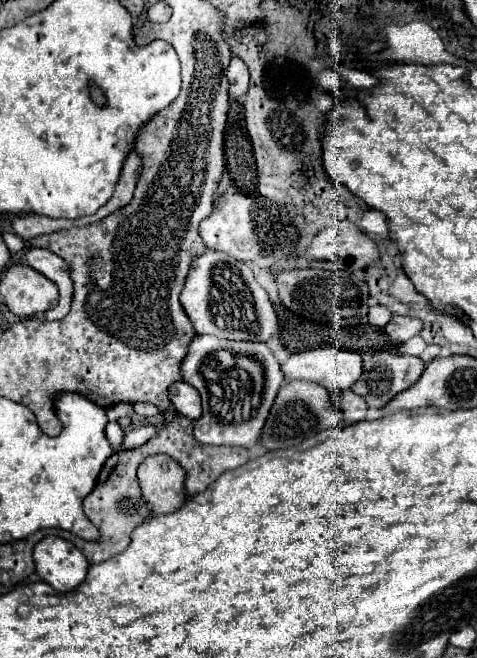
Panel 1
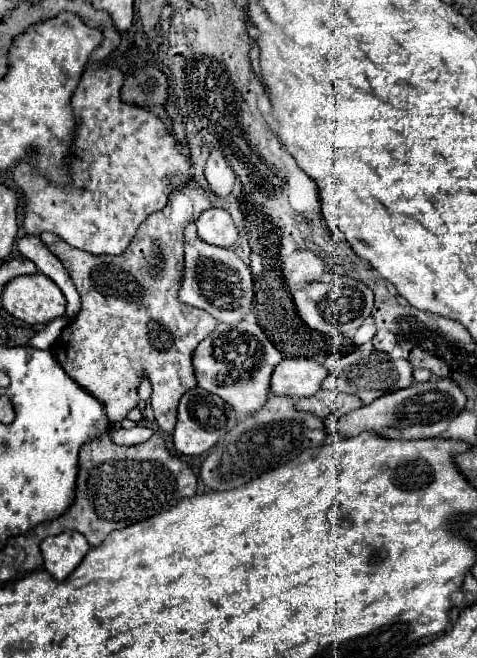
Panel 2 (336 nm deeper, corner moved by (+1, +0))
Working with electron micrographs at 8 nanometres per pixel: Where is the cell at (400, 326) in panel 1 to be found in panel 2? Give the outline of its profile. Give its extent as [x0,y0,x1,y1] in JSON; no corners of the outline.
[374,330,396,352]

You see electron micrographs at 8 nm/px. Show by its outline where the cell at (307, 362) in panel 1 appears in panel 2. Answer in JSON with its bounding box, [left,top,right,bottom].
[272,358,328,398]

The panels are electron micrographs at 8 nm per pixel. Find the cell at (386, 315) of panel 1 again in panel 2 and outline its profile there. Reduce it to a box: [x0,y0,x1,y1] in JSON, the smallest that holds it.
[352,320,376,349]

